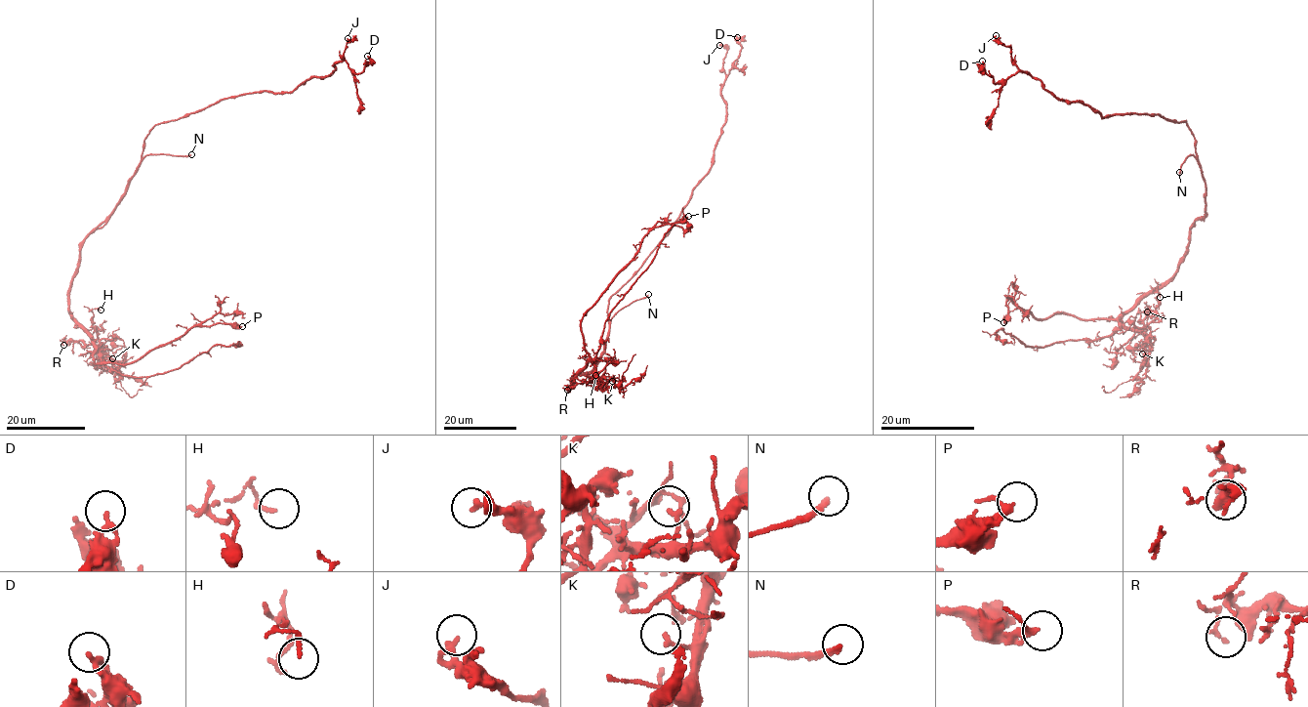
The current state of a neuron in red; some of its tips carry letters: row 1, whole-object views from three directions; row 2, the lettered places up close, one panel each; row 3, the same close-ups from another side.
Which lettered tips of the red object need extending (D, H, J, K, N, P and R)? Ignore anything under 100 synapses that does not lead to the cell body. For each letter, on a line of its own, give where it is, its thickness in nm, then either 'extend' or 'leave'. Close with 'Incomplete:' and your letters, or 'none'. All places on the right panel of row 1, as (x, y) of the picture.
D: at (982, 61); 200 nm thick; leave
H: at (1160, 297); 140 nm thick; leave
J: at (996, 35); 220 nm thick; leave
K: at (1142, 353); 160 nm thick; leave
N: at (1179, 172); 200 nm thick; extend
P: at (1003, 322); 180 nm thick; leave
R: at (1147, 311); 140 nm thick; leave
Incomplete: N

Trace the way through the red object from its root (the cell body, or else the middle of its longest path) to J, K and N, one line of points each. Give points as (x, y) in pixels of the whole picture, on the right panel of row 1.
J: (1205, 188), (1186, 121), (1141, 113), (1104, 118), (1083, 103), (1067, 102), (1018, 68), (1011, 48), (996, 35)
K: (1205, 188), (1205, 215), (1189, 229), (1174, 275), (1142, 294), (1122, 320), (1147, 336), (1149, 351), (1142, 353)
N: (1205, 188), (1198, 157), (1187, 156), (1179, 172)

